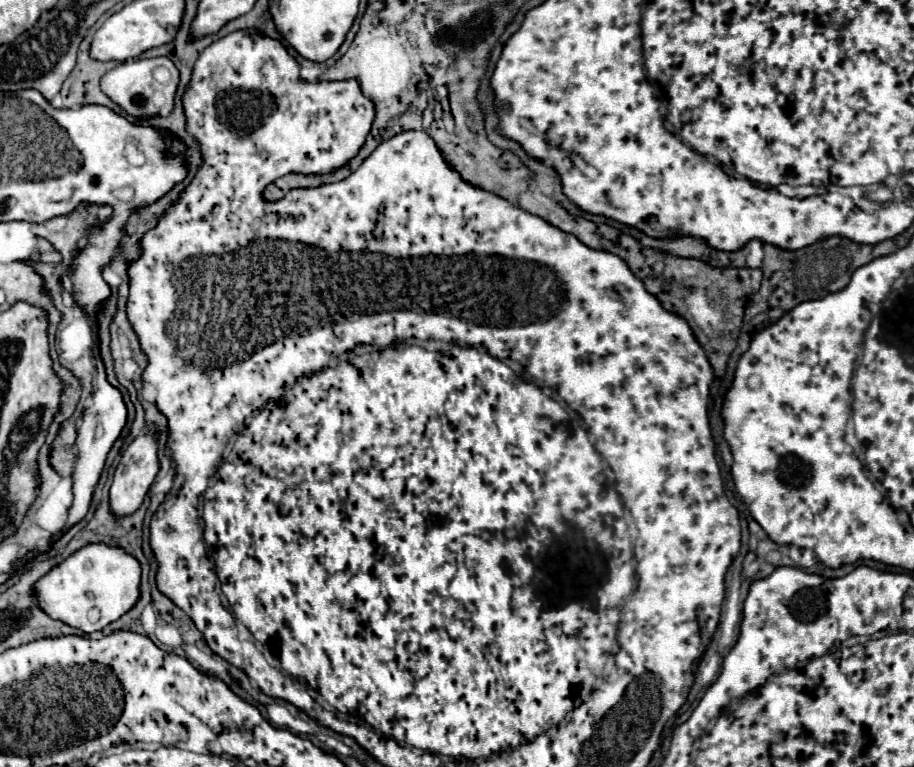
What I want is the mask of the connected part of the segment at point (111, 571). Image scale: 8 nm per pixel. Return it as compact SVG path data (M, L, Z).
M88 544L42 576L40 584L36 584L36 594L40 596L40 608L44 608L52 618L90 634L106 628L138 602L140 576L142 564L124 548Z

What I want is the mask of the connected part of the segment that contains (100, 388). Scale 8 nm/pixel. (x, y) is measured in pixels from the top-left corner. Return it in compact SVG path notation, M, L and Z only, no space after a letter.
M98 368L96 370L96 380L94 380L94 404L90 408L86 408L84 412L84 418L82 418L82 426L78 428L78 438L76 438L76 446L78 446L78 462L76 462L76 472L74 472L74 502L70 506L70 514L68 514L68 522L66 526L74 526L78 524L88 508L90 508L90 502L92 502L92 494L94 494L94 488L98 484L98 478L102 474L102 468L104 468L104 462L106 462L106 456L112 448L112 444L116 442L116 438L120 436L122 428L126 426L126 418L128 418L128 408L124 404L124 398L120 394L118 388L114 388L108 378L106 378L106 370L104 368Z

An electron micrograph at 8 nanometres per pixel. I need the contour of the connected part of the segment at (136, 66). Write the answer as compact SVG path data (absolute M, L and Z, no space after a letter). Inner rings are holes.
M166 56L162 58L138 58L126 60L104 74L100 86L104 94L110 96L120 108L124 108L134 118L152 118L152 116L168 116L174 108L176 90L180 84L180 72L174 62Z

